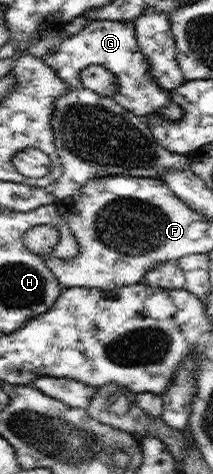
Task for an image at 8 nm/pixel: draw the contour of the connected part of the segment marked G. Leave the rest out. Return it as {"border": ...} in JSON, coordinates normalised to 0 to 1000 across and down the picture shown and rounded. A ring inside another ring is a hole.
{"border":[[[479,38],[423,42],[357,74],[305,78],[286,95],[254,103],[254,112],[216,114],[202,124],[282,167],[352,188],[390,181],[376,154],[404,141],[441,137],[498,141],[545,167],[549,192],[521,207],[638,247],[681,249],[803,215],[803,196],[765,192],[737,179],[704,150],[695,124],[657,112],[629,42],[516,44]]]}

